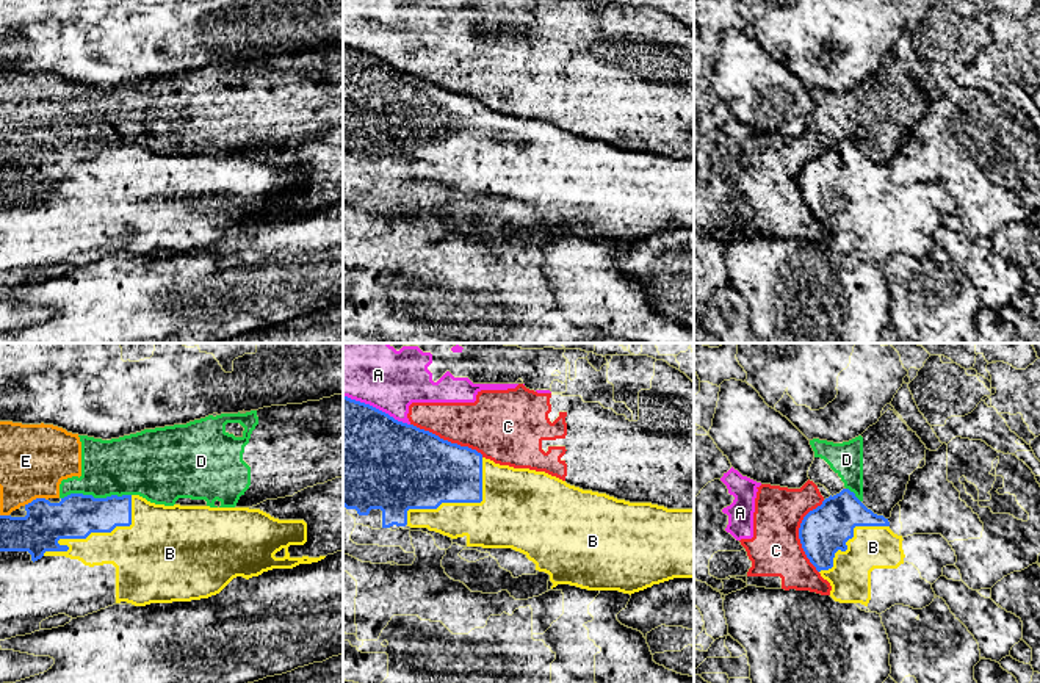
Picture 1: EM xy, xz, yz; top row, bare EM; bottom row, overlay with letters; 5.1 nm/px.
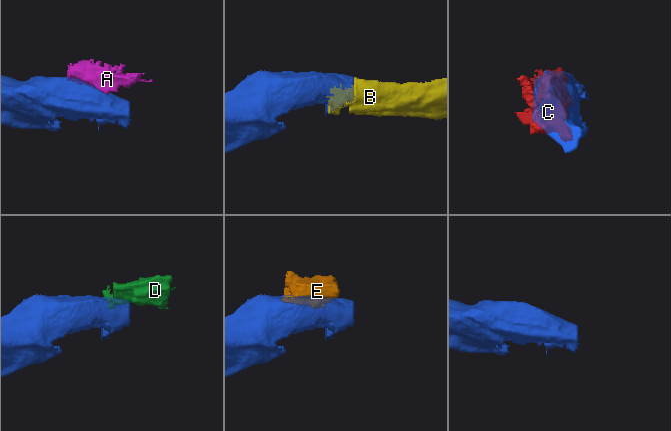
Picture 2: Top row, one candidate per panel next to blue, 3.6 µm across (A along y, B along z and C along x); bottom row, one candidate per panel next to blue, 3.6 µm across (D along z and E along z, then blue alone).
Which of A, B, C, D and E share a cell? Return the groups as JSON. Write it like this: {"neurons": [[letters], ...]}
{"neurons": [["A", "C"], ["B"], ["D", "E"]]}

